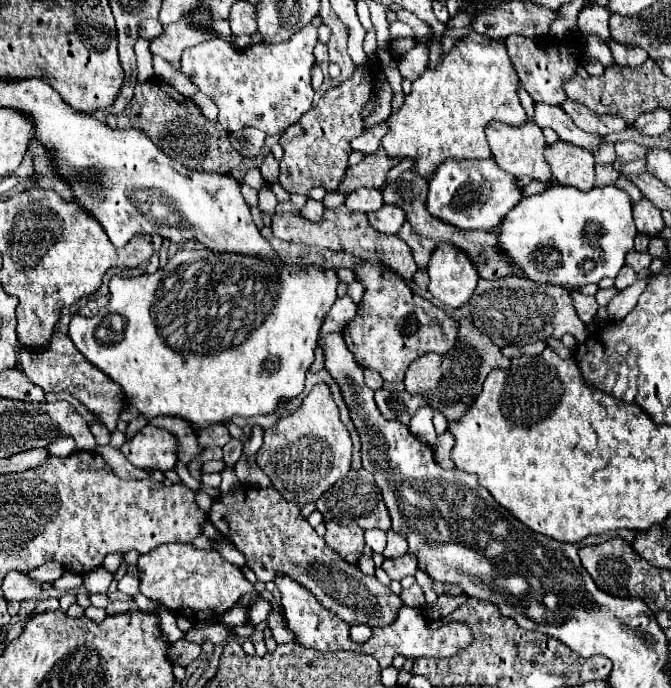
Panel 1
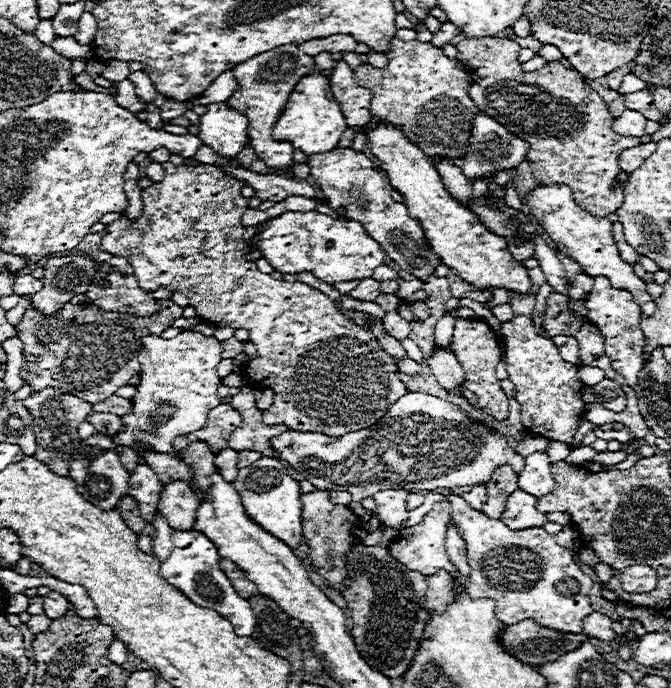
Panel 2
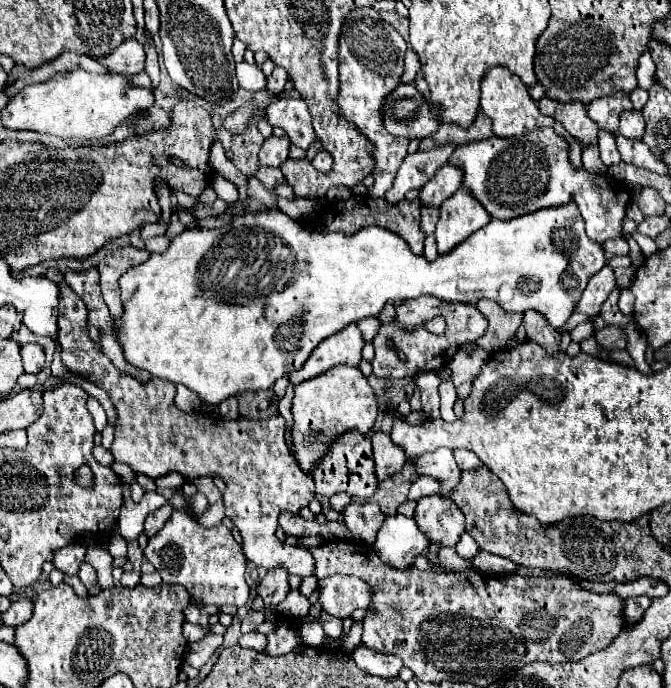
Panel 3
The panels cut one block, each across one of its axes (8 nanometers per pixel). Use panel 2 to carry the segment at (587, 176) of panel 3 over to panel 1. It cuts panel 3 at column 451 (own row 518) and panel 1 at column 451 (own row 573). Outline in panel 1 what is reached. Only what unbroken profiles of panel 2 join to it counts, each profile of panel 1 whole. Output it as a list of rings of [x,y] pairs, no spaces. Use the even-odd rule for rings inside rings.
[[[494,158],[486,160],[446,160],[436,168],[428,188],[428,212],[462,230],[494,230],[506,212],[524,198],[524,188],[516,176],[504,172]]]

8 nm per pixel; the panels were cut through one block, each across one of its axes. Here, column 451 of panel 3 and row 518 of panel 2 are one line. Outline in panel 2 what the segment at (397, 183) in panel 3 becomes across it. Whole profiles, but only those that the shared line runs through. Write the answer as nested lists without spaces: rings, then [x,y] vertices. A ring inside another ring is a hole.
[[[138,464],[136,472],[130,476],[130,484],[128,486],[130,486],[128,494],[132,498],[136,498],[144,520],[146,522],[154,522],[156,512],[158,512],[160,492],[162,492],[162,482],[158,480],[156,472],[146,464]]]

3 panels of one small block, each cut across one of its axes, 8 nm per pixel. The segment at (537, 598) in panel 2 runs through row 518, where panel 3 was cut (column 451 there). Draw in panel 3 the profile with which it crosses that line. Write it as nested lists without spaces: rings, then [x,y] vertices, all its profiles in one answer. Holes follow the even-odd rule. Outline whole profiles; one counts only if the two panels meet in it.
[[[439,448],[433,453],[425,453],[412,460],[412,466],[422,476],[432,476],[440,482],[438,496],[450,498],[456,484],[460,482],[462,470],[456,464],[452,450]]]

